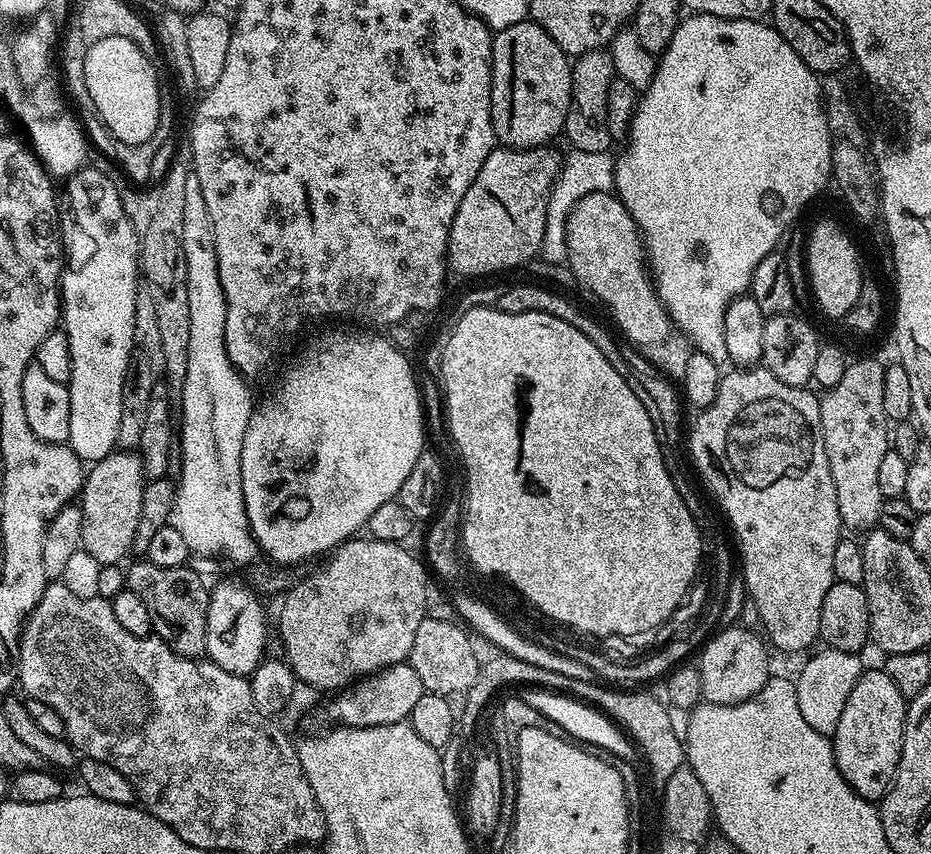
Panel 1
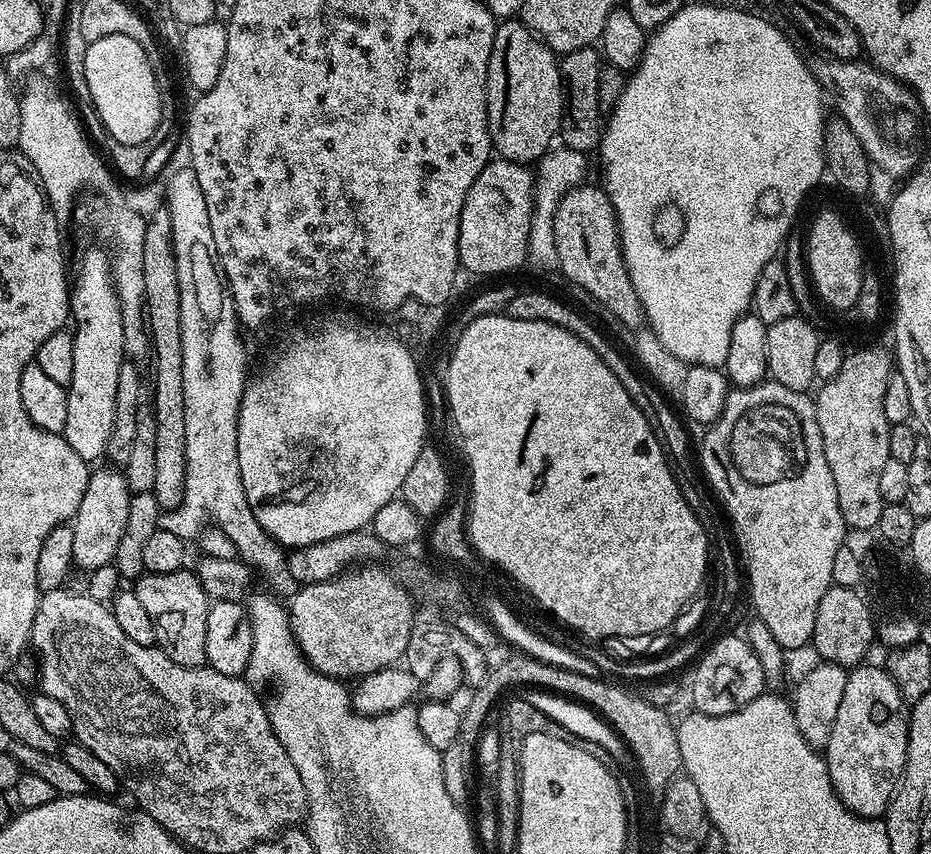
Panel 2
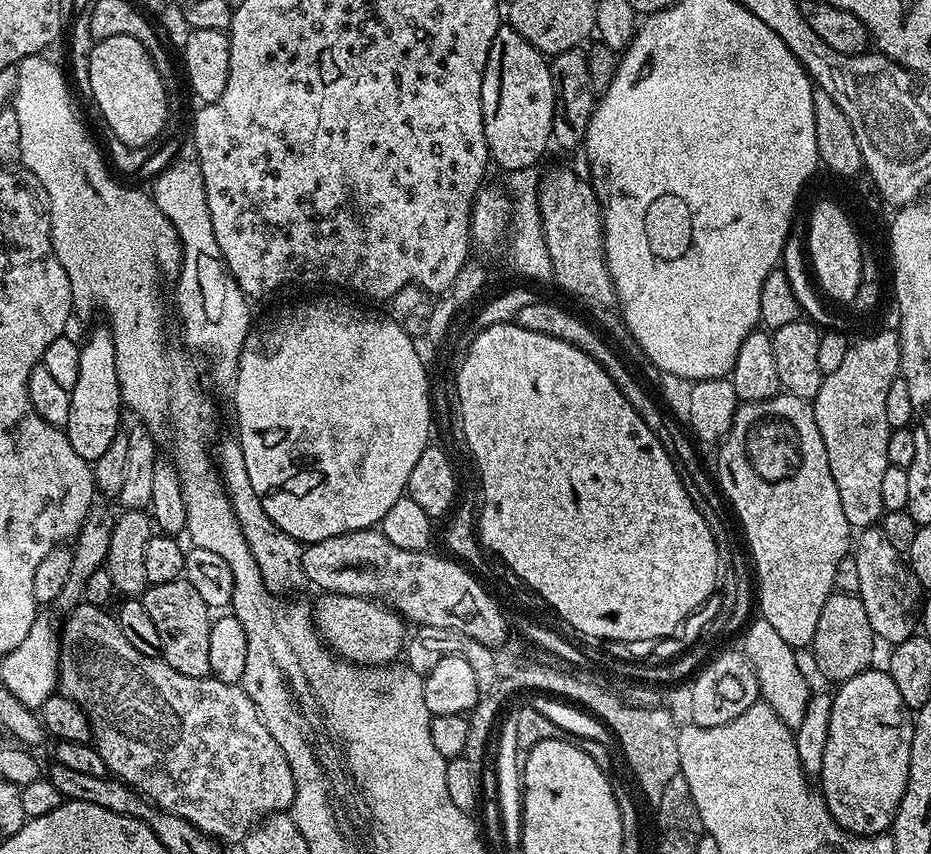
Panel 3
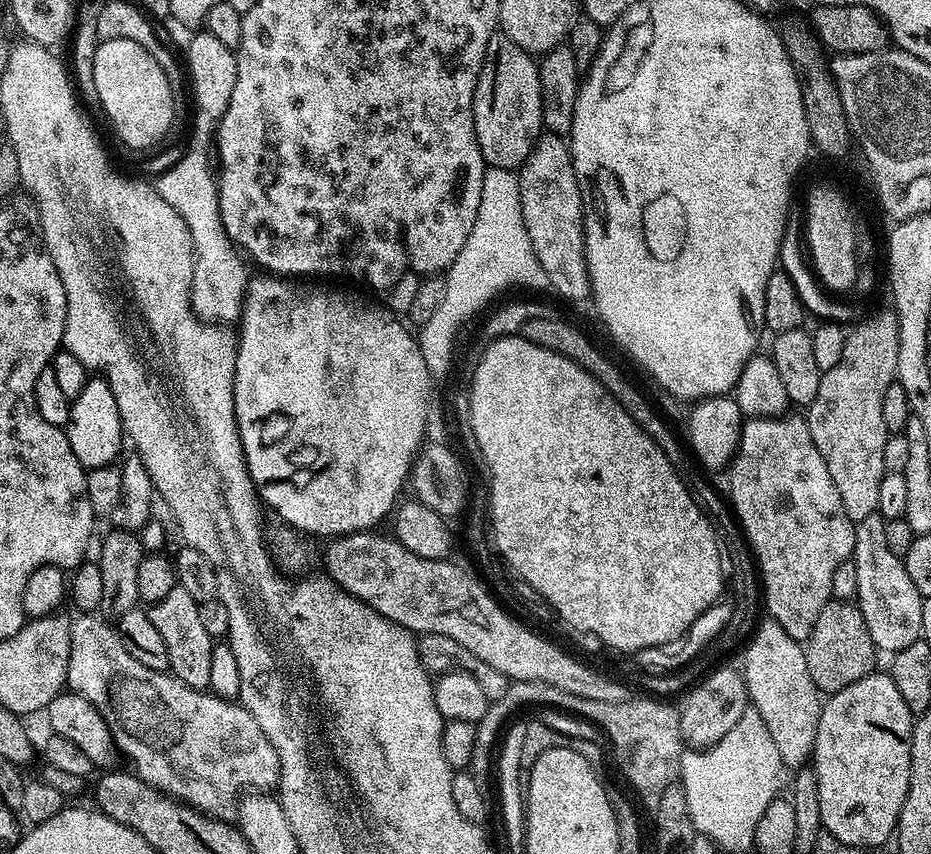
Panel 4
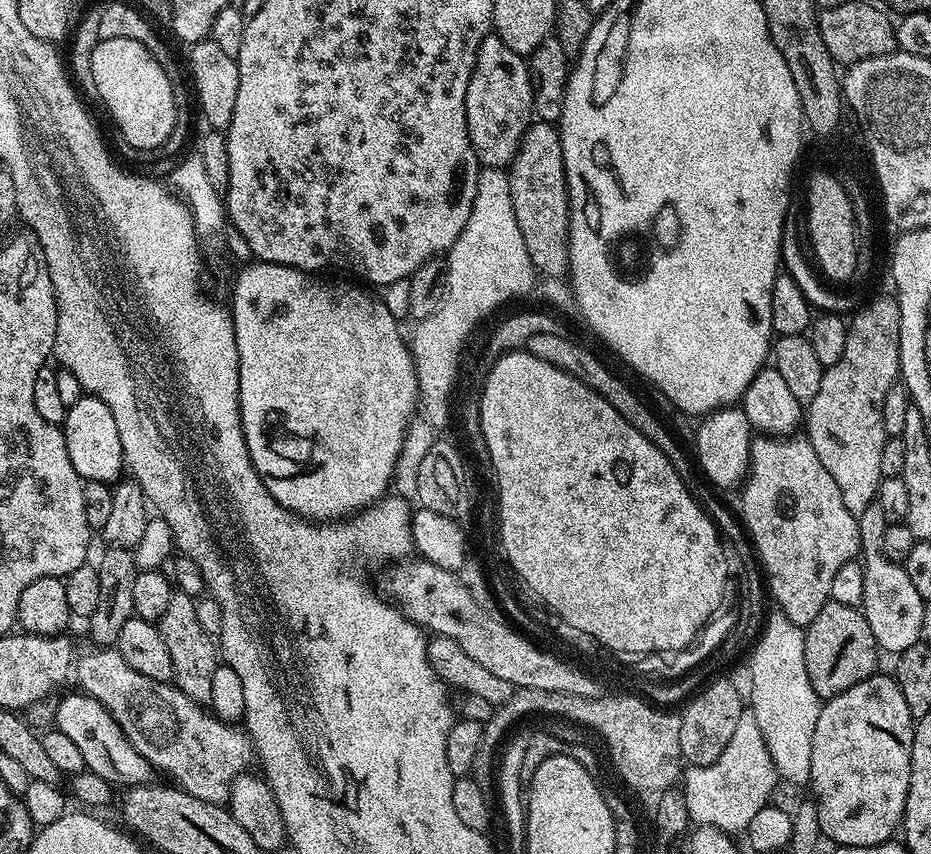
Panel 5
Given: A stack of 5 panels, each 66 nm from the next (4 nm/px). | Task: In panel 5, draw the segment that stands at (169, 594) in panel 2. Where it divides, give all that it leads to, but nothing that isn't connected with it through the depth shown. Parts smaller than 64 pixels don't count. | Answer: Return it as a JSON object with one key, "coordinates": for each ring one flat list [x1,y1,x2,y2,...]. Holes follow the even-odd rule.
{"coordinates":[[179,590,173,591,166,610,158,622,162,642,166,642,166,650,170,653,170,662,174,662,172,680,186,698,201,706,210,705,210,689,214,679,214,670,218,663,218,644,208,637,204,624,200,621,200,612,196,609,197,601]]}

